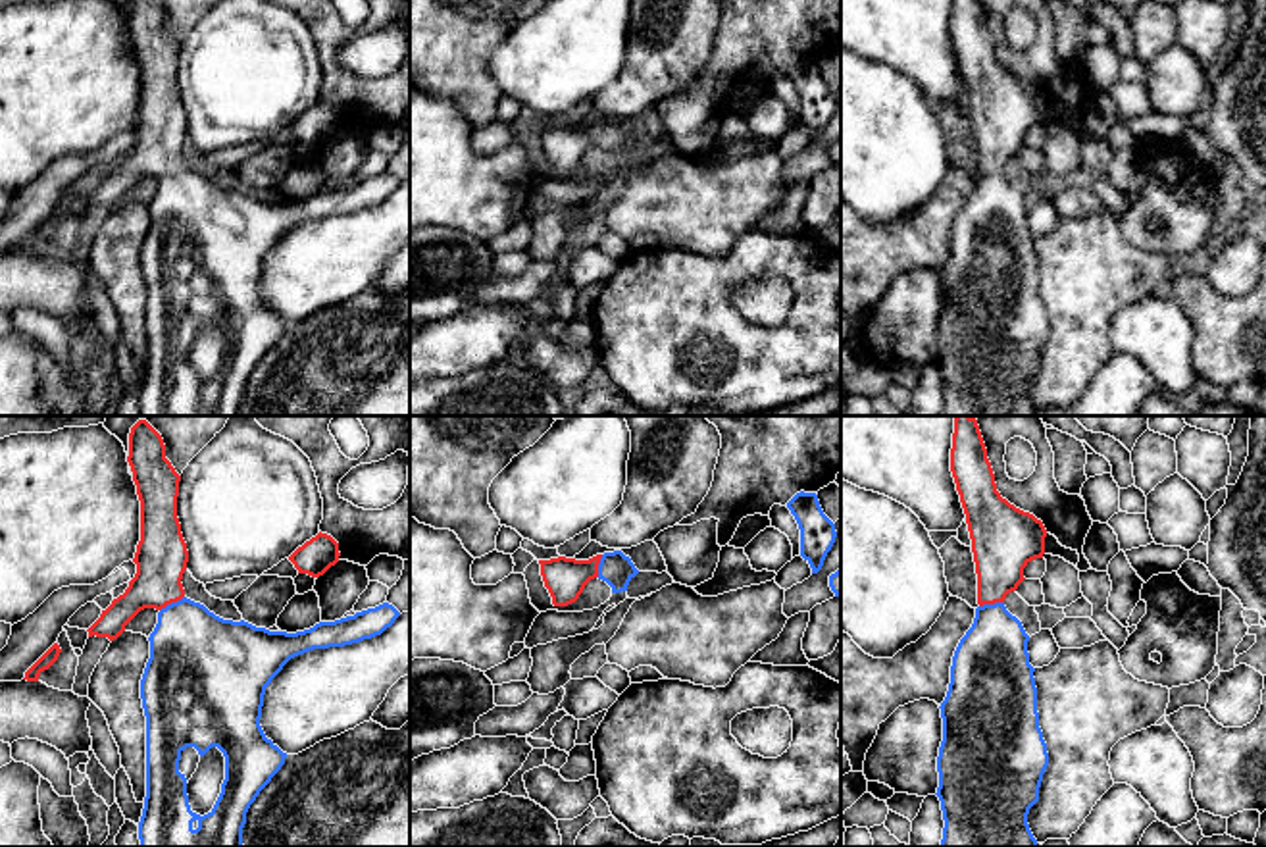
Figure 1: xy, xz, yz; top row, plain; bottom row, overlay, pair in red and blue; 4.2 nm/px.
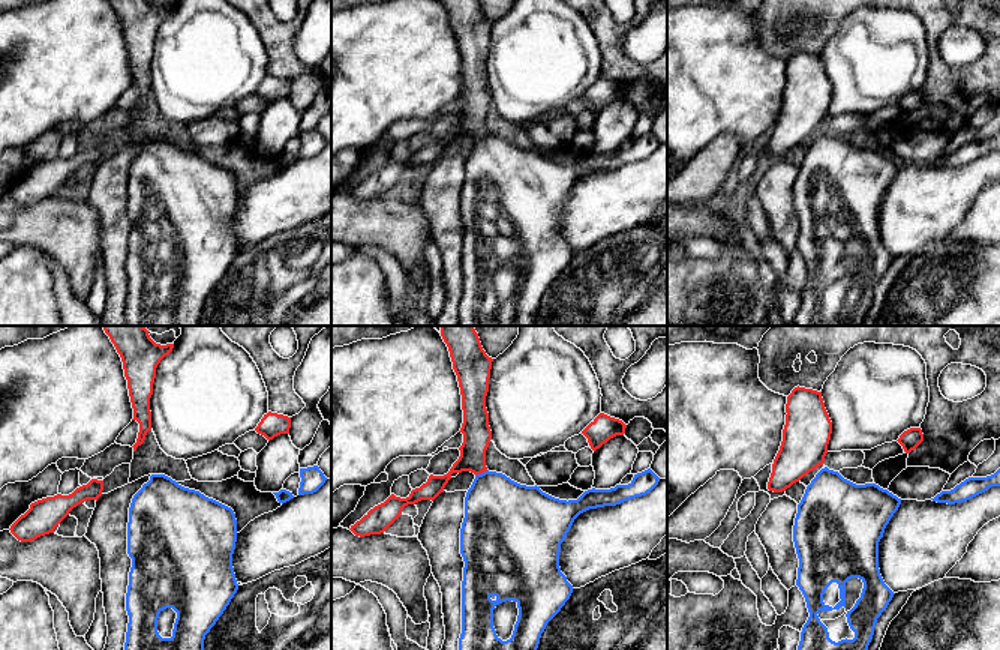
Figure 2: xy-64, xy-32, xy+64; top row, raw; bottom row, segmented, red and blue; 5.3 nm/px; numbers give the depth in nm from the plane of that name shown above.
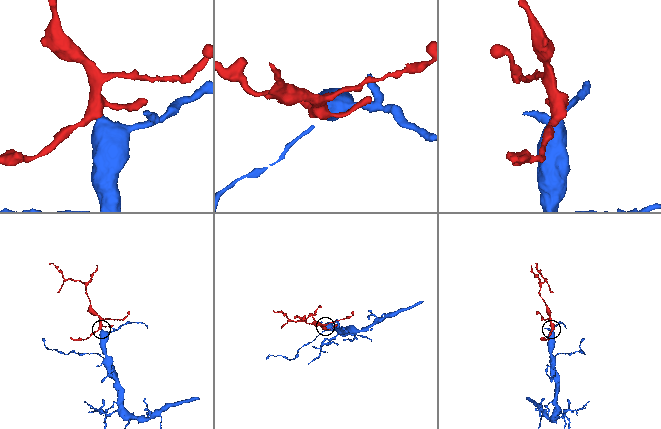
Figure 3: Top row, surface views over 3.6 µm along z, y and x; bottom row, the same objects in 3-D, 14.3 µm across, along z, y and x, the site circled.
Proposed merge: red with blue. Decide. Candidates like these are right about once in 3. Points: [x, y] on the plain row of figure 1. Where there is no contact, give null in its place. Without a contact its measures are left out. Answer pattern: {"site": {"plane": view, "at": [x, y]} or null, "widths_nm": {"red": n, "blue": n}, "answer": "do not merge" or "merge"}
{"site": {"plane": "xy", "at": [172, 170]}, "widths_nm": {"red": 220, "blue": 380}, "answer": "merge"}

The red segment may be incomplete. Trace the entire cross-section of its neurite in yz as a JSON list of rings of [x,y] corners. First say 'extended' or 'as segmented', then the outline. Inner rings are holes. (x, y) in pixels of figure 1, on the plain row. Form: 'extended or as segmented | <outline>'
extended | [[[981,0],[952,2],[950,40],[972,108],[979,175],[954,219],[949,260],[939,275],[943,310],[935,364],[945,389],[939,416],[1037,416],[1027,383],[1039,370],[1049,321],[1039,296],[1029,204],[1006,179],[1004,167],[1025,148],[1024,137],[1043,127],[1047,98],[1041,89],[1016,77],[997,60]]]

